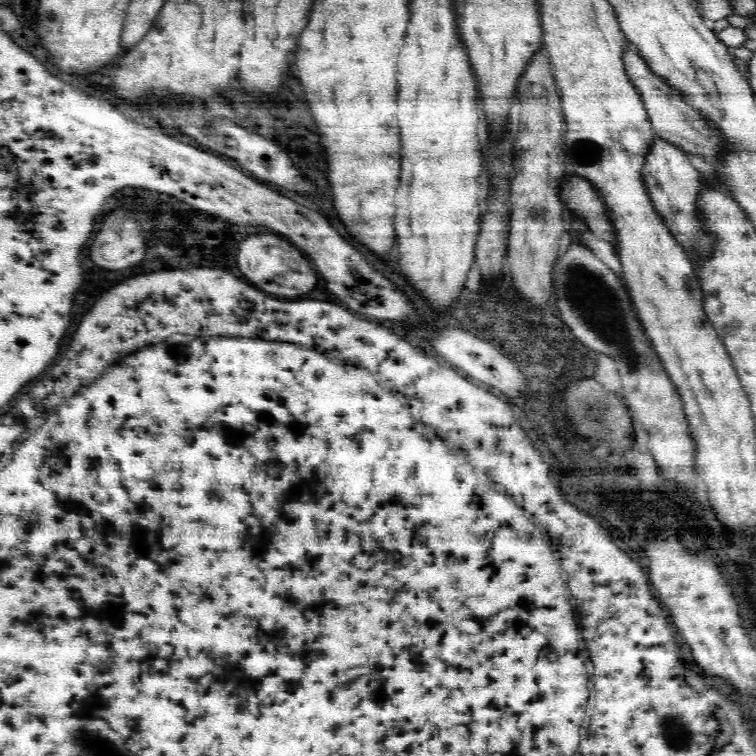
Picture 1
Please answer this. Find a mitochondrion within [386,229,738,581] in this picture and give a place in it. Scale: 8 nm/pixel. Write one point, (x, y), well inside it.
(576, 280)

